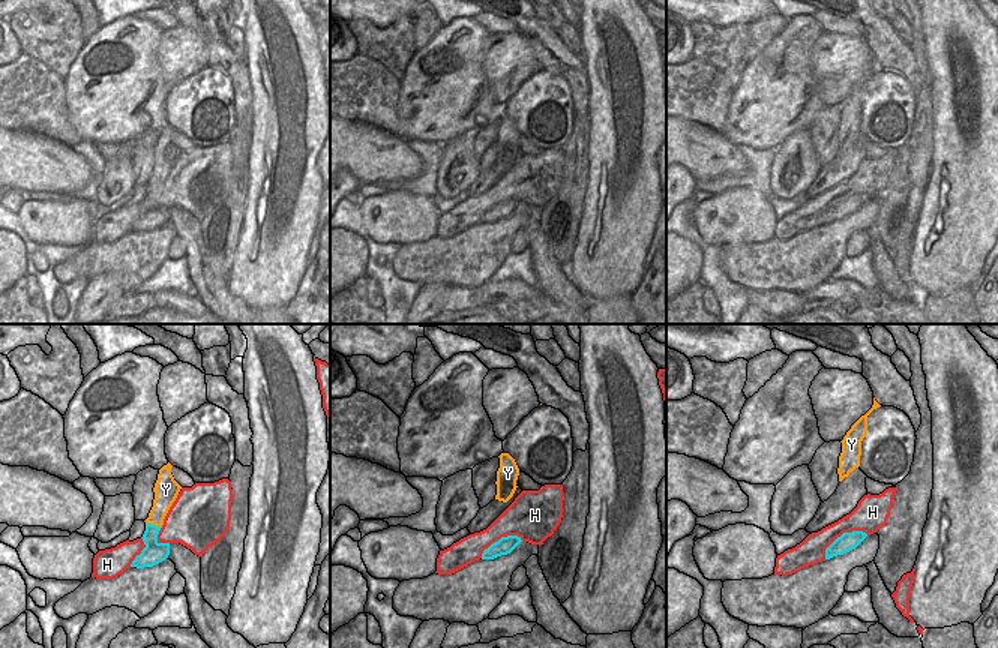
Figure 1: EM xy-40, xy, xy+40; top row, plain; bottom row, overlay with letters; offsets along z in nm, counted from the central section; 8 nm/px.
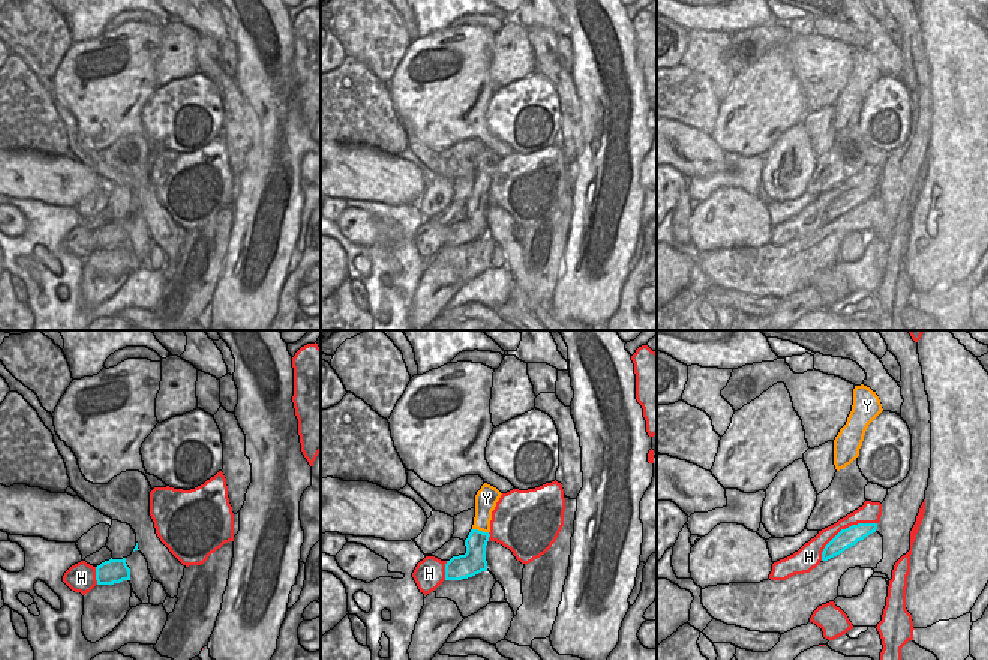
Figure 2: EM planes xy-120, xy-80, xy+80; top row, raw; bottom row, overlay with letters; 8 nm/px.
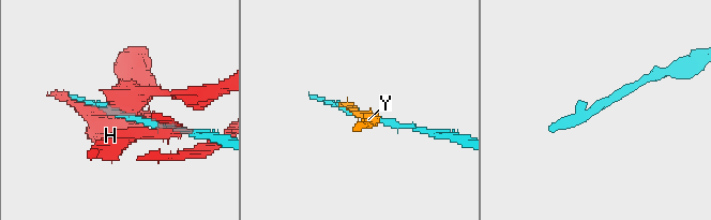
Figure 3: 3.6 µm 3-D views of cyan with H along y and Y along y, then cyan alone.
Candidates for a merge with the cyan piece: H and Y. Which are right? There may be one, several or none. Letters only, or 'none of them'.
none of them

